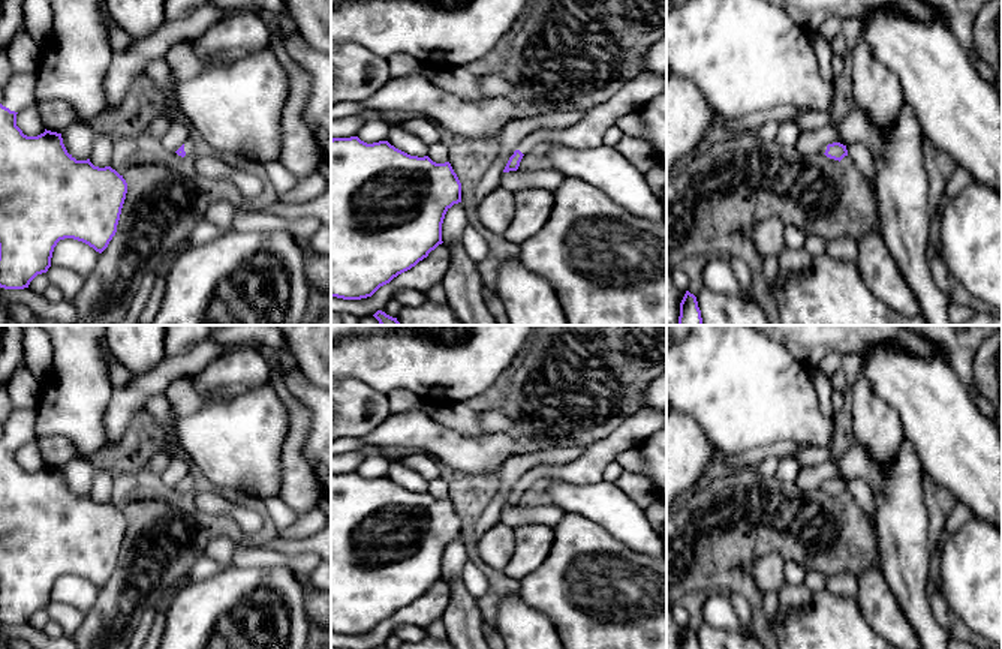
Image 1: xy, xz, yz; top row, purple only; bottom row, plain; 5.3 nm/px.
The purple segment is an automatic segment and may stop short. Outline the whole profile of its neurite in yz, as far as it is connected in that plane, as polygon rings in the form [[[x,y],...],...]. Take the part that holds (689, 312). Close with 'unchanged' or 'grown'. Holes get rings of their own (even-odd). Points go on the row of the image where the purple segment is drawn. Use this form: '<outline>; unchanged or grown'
[[[686,291],[680,303],[678,325],[702,325],[701,310],[696,297]]]; unchanged

